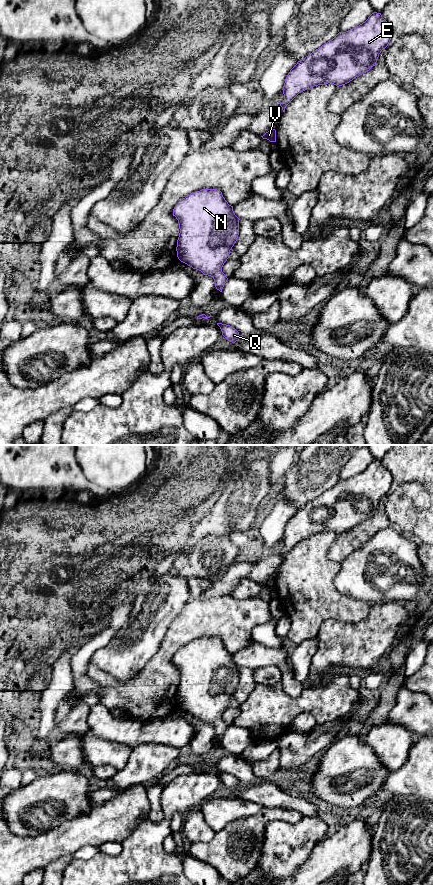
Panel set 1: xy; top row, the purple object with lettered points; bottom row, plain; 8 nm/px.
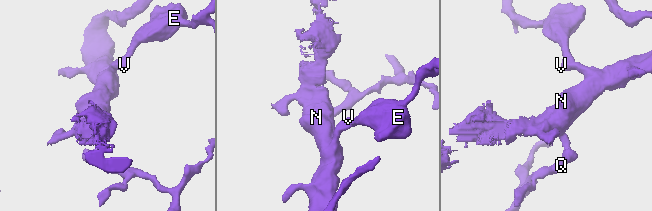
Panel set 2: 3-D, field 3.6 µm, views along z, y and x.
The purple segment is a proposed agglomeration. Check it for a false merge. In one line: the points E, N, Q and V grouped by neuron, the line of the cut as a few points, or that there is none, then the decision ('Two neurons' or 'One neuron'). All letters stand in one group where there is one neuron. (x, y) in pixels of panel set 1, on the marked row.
Groups: E N Q V. No split. One neuron

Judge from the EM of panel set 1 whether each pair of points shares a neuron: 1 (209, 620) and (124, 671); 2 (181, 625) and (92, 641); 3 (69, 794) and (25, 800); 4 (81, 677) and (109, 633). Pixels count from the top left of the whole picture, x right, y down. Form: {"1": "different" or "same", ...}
{"1": "different", "2": "different", "3": "same", "4": "same"}

